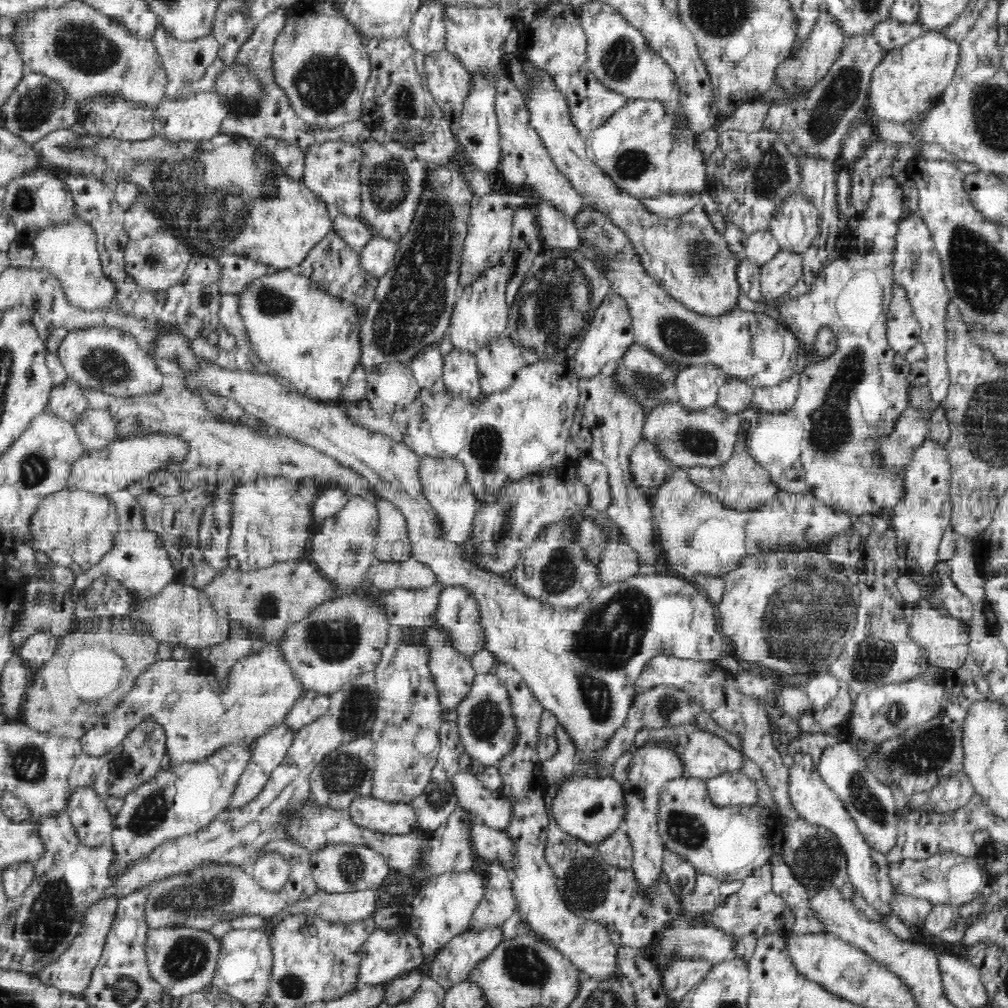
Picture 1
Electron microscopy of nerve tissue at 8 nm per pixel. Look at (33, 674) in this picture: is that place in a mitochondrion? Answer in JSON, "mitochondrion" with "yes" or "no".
{"mitochondrion":"no"}

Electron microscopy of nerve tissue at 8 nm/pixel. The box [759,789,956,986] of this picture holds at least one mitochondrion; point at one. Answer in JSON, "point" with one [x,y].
{"point":[816,860]}

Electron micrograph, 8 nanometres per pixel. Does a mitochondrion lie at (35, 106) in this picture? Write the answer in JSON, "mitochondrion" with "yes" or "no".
{"mitochondrion":"yes"}

